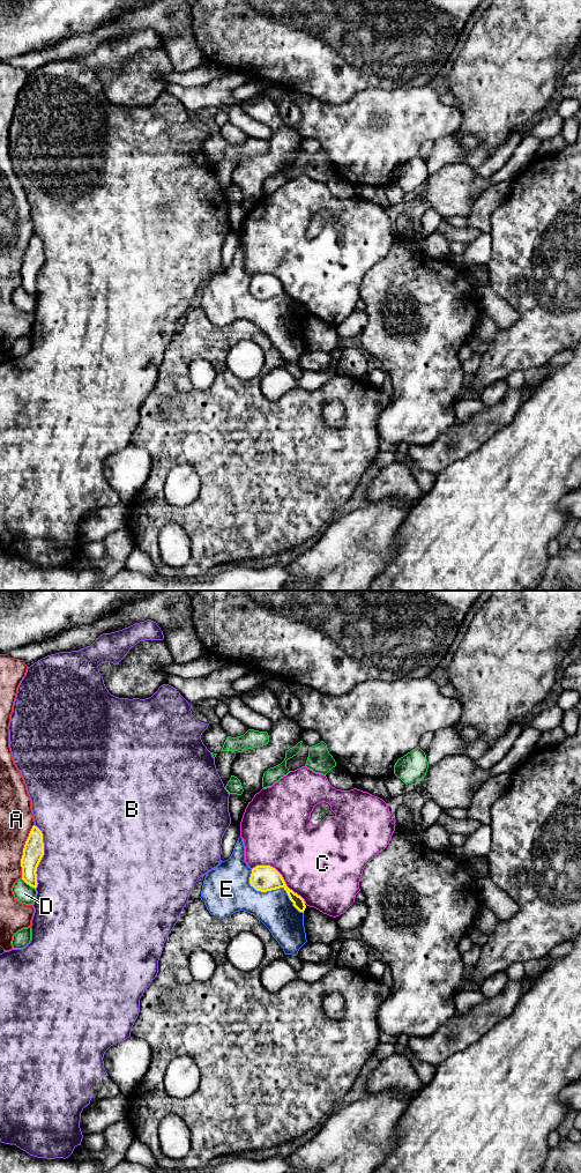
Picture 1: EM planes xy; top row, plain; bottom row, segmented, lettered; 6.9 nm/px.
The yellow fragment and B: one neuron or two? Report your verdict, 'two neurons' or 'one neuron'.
two neurons

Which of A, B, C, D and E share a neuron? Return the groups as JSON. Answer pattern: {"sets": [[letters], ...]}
{"sets": [["A"], ["B"], ["C"], ["D"], ["E"]]}

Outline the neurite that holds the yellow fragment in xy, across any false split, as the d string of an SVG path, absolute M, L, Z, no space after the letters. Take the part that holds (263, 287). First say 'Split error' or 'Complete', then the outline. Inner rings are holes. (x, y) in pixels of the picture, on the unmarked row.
Complete. M256 274L255 276L253 276L249 285L249 292L256 299L261 300L283 296L286 299L290 309L293 311L293 314L299 320L304 321L306 317L304 307L297 302L295 302L292 298L290 298L286 295L282 283L270 274Z

